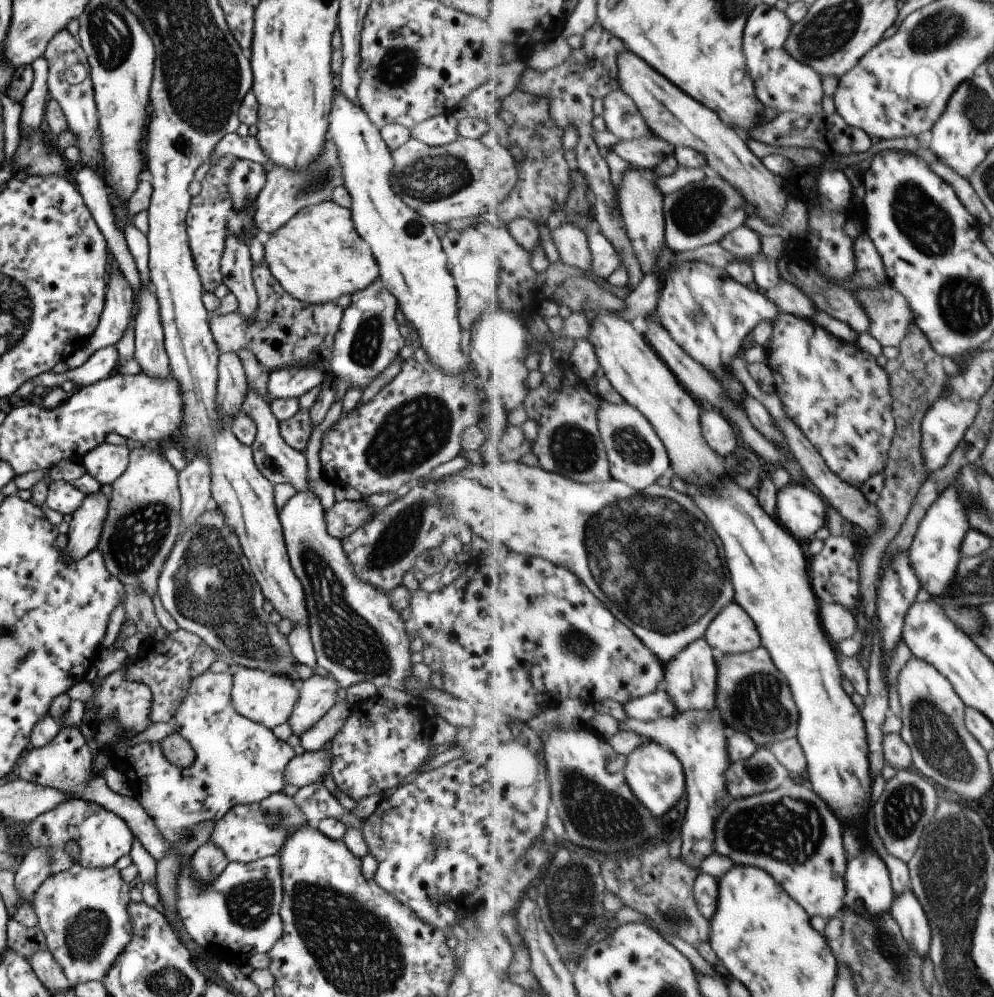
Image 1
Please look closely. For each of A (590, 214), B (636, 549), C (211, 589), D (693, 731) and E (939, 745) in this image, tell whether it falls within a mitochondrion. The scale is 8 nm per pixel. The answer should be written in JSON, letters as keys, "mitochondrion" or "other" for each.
{"A":"other","B":"mitochondrion","C":"mitochondrion","D":"mitochondrion","E":"mitochondrion"}

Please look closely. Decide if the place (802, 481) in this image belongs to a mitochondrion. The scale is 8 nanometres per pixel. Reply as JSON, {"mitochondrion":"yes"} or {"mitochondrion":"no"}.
{"mitochondrion":"no"}

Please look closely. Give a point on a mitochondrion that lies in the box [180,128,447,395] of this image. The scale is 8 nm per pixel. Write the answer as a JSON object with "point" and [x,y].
{"point":[365,347]}

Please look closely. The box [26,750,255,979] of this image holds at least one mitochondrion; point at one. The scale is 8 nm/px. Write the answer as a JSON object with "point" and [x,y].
{"point":[87,933]}

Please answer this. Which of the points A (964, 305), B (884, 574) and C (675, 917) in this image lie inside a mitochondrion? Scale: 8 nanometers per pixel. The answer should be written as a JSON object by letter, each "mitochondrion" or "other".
{"A":"mitochondrion","B":"other","C":"mitochondrion"}

